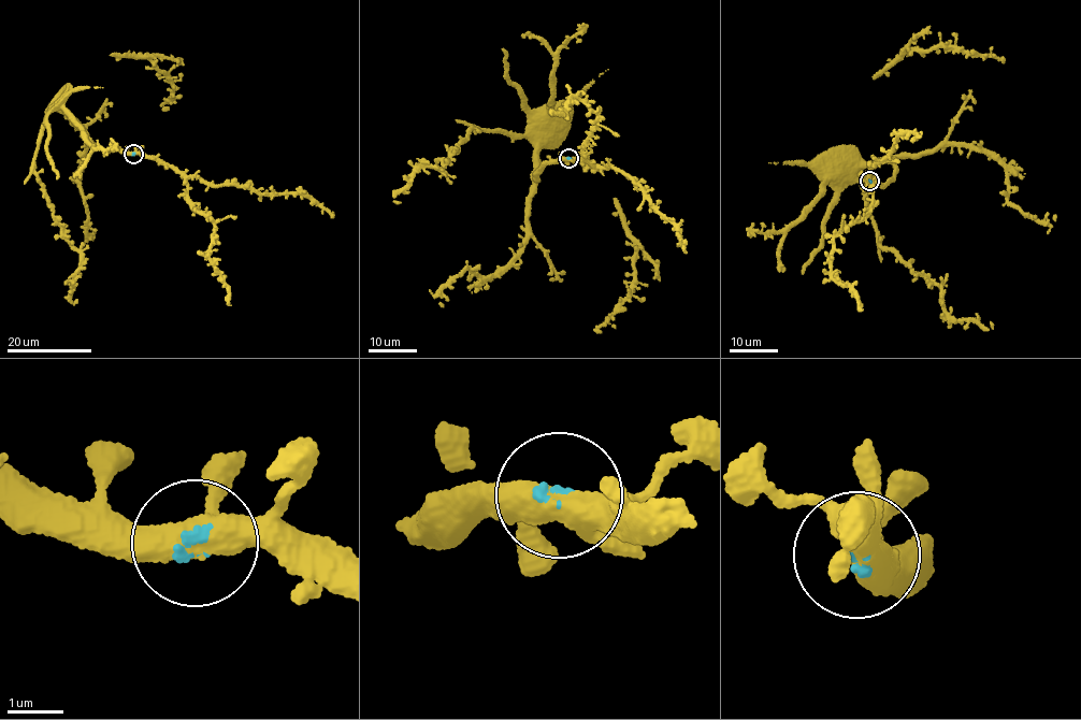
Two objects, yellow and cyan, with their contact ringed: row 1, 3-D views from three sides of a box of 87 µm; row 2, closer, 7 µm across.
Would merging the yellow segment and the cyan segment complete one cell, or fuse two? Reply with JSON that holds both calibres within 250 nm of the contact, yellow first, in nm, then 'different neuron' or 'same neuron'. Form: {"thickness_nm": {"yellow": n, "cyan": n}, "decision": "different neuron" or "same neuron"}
{"thickness_nm": {"yellow": 440, "cyan": 110}, "decision": "same neuron"}

